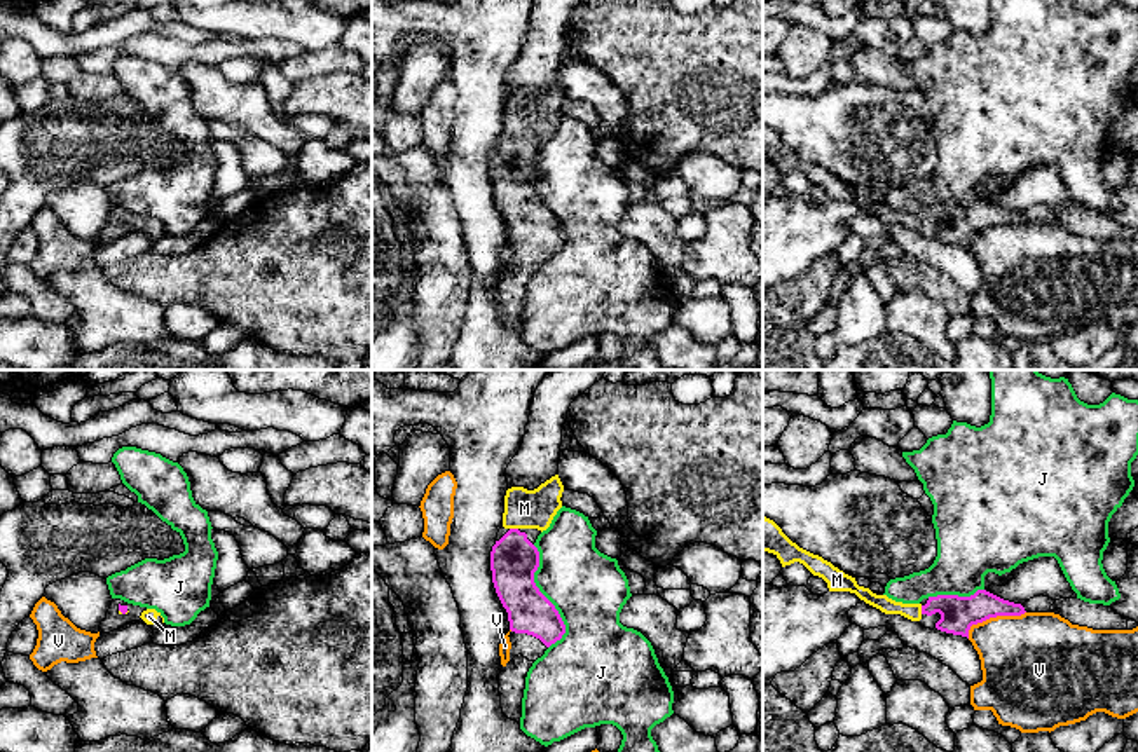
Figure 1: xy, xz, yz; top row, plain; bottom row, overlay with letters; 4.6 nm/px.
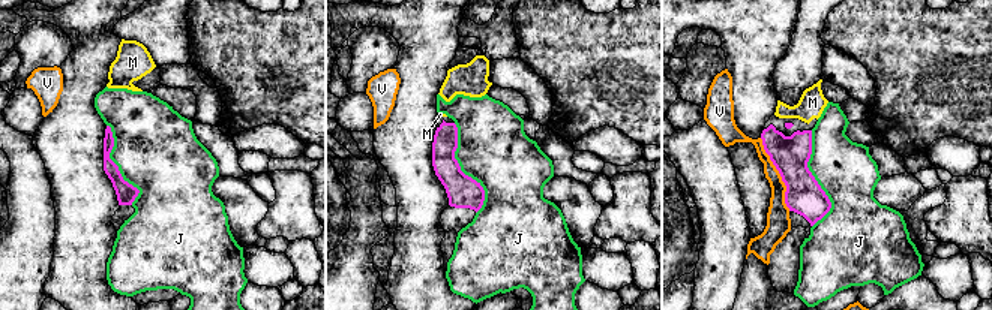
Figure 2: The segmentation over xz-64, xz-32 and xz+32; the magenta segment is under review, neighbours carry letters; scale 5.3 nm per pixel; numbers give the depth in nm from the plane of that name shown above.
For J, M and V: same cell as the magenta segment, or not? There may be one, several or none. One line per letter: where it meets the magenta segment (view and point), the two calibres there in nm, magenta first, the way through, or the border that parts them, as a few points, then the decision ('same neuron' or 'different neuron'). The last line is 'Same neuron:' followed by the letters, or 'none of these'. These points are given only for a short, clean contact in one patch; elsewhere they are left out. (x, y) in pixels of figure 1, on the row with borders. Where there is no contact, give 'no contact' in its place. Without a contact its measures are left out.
J: meets magenta in xz at (545, 597); 220 nm thick on the magenta side, 340 nm on the other; different neuron
M: meets magenta in xz at (514, 529); 220 nm thick on the magenta side, 180 nm on the other; runs through xz (514, 559), (514, 529), (514, 519), (524, 508); same neuron
V: meets magenta in yz at (992, 616); 160 nm thick on the magenta side, 400 nm on the other; different neuron
Same neuron: M

